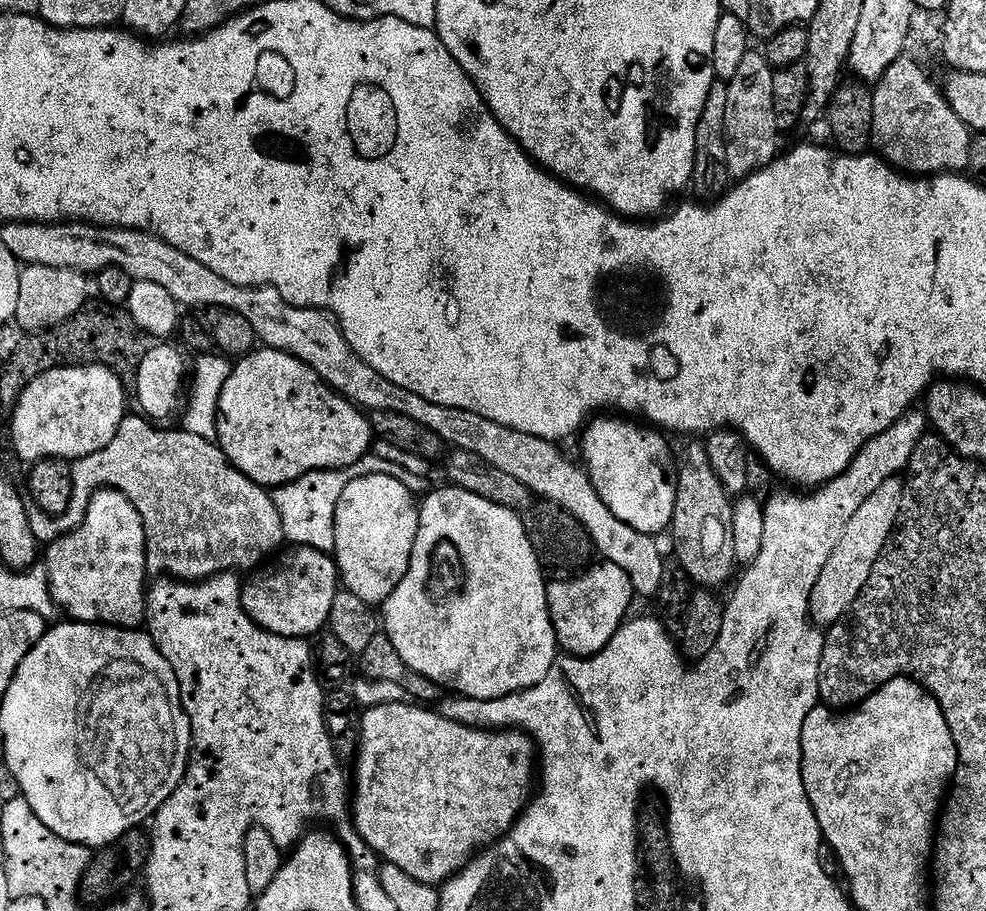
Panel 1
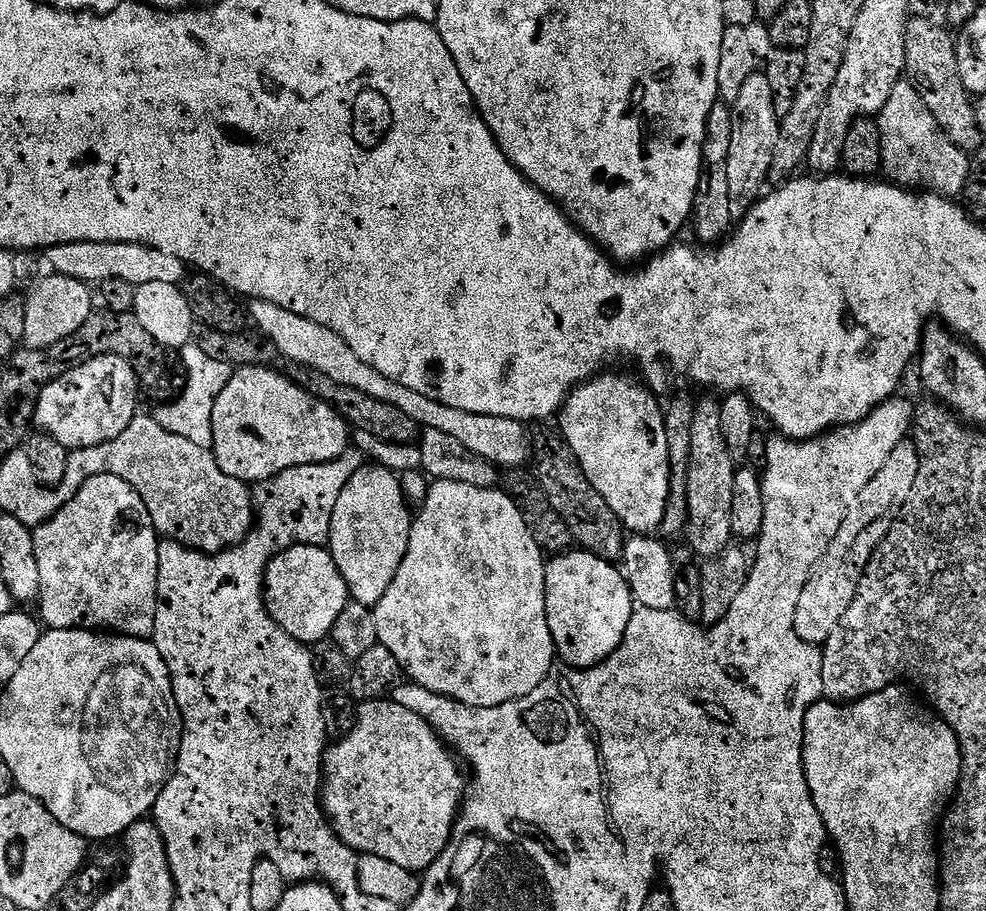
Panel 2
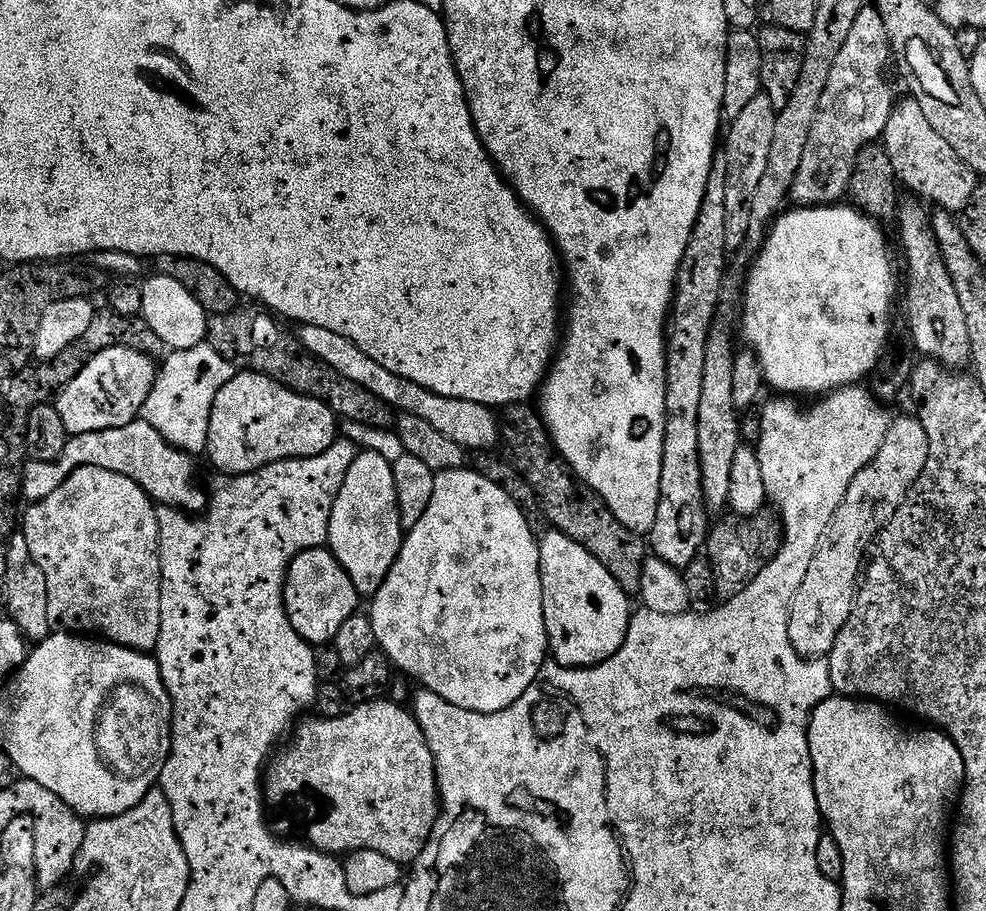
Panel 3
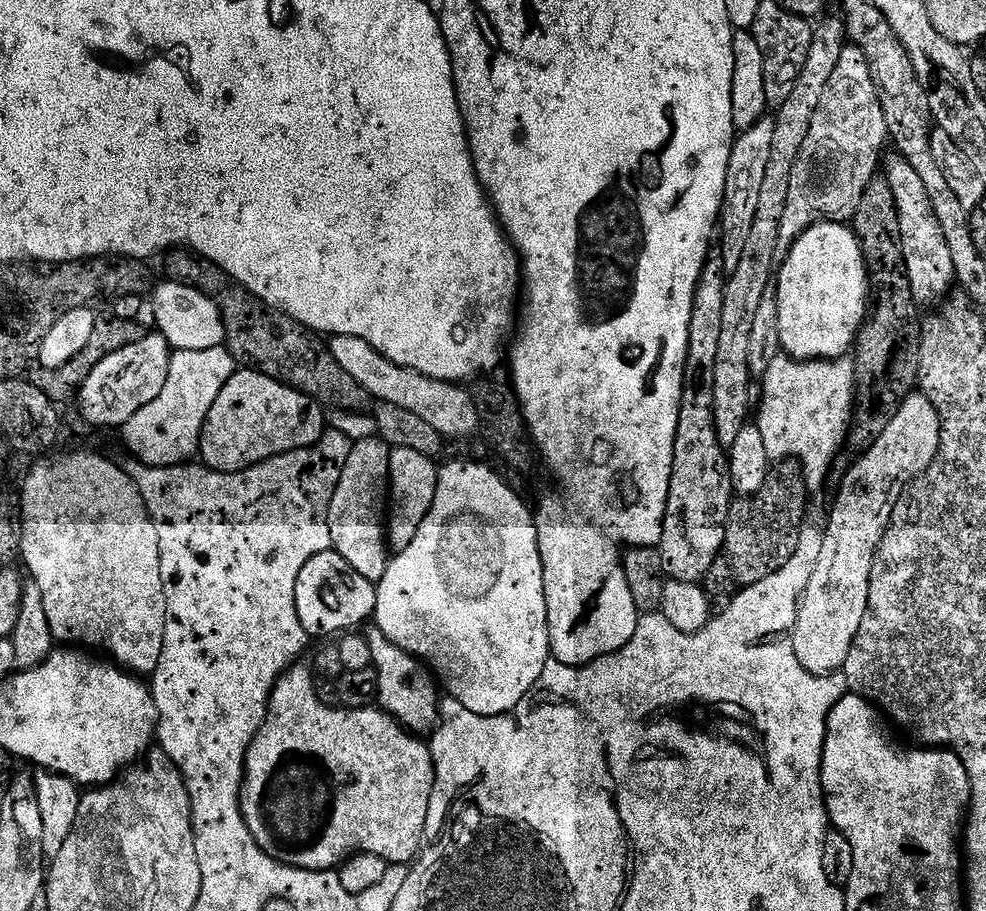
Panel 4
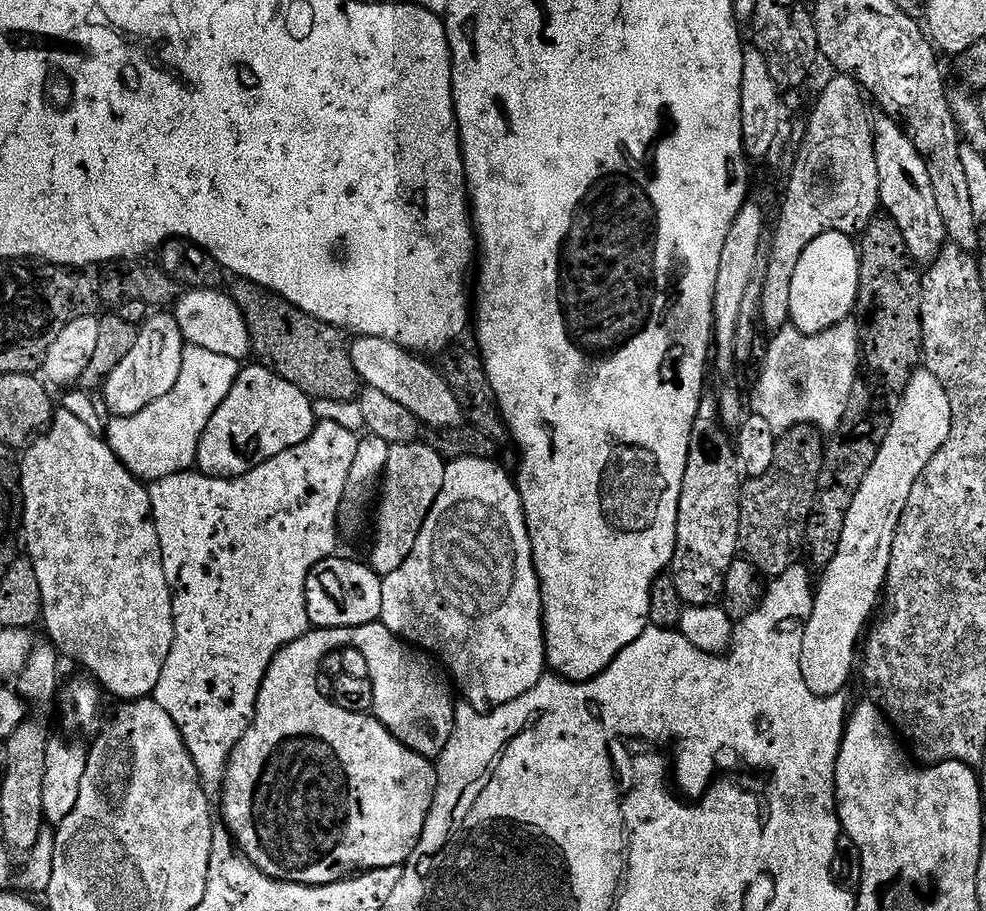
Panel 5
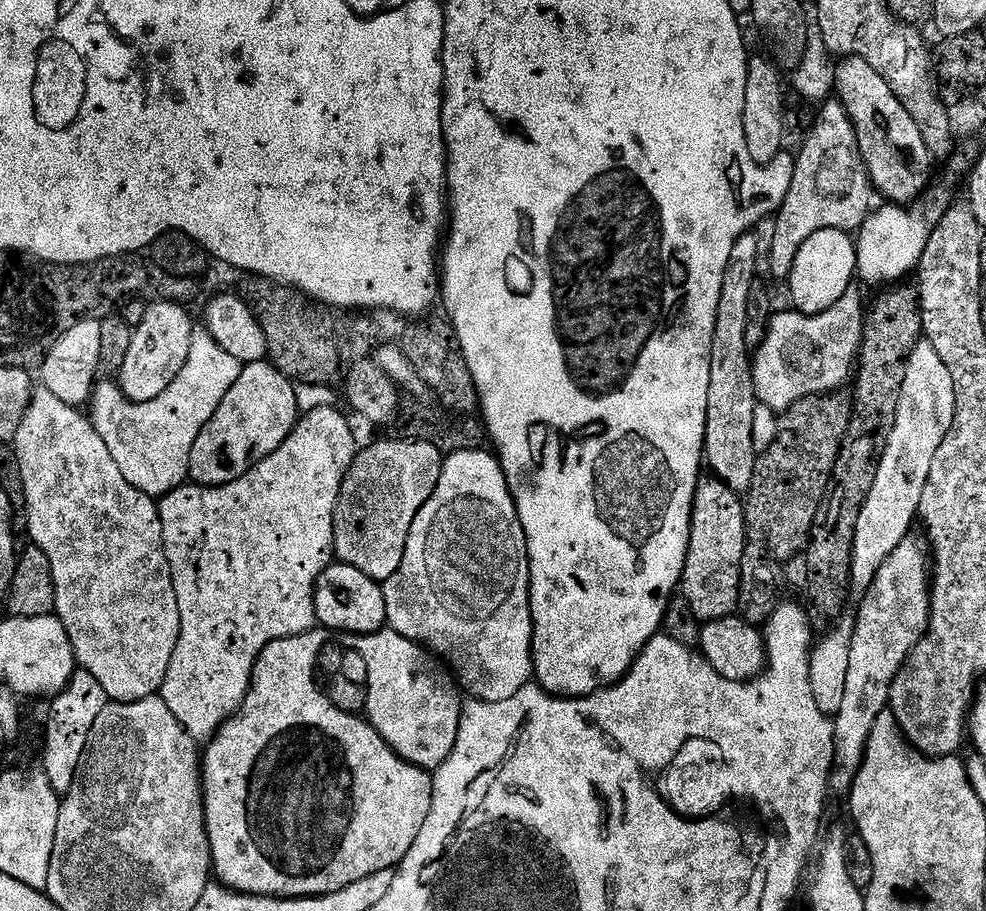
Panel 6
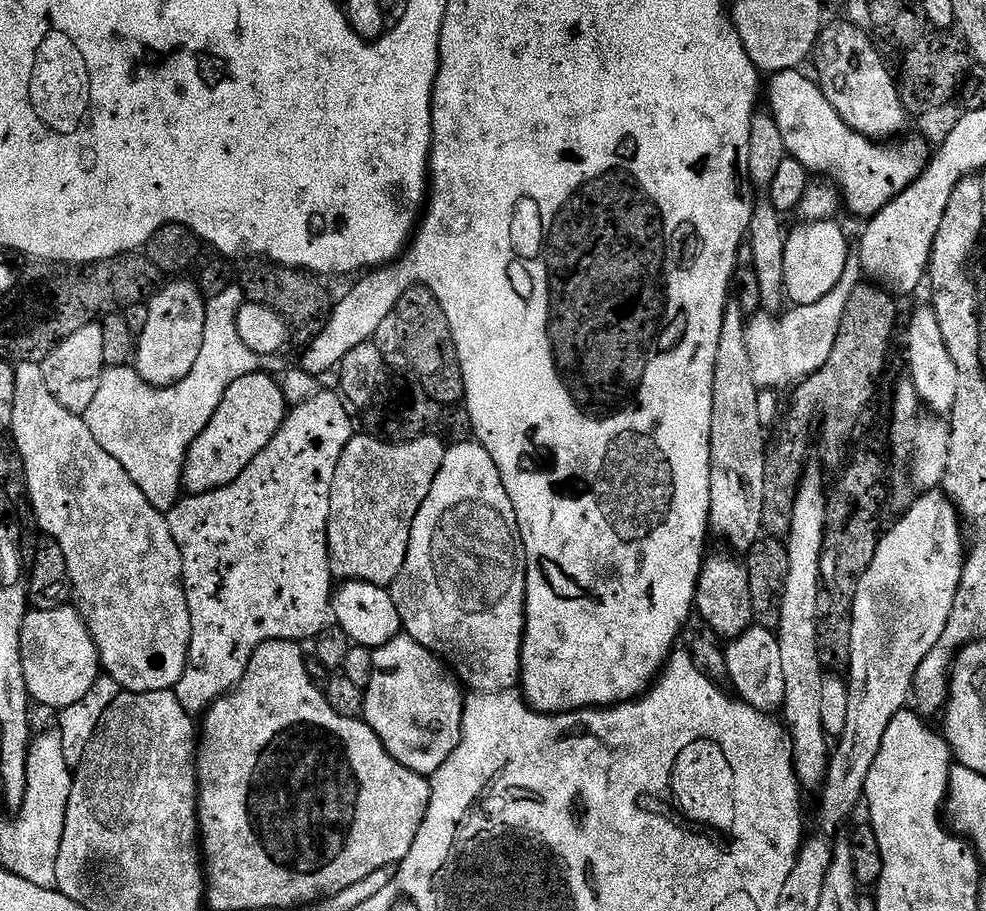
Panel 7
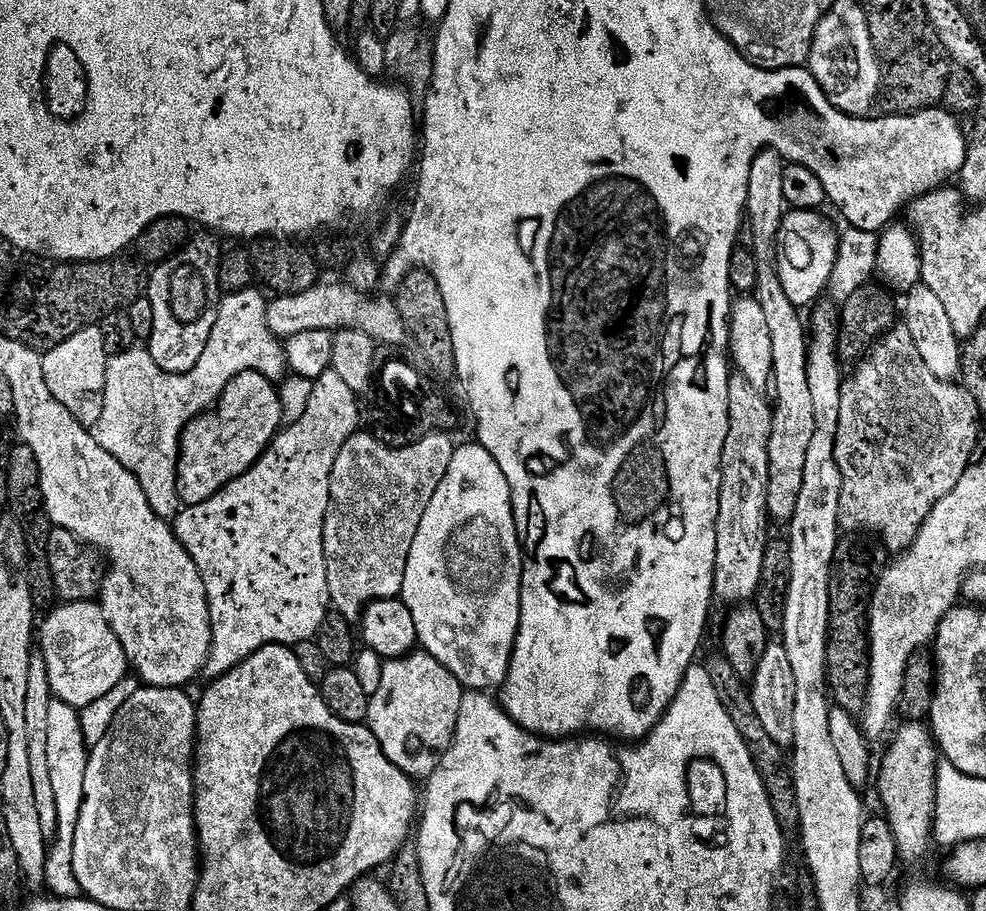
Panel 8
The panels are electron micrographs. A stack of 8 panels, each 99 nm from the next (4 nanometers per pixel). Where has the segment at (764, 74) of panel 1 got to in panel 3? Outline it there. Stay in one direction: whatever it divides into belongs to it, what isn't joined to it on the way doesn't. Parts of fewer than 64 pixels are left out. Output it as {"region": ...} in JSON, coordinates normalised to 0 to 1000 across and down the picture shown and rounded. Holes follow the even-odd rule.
{"region":[[[772,103],[769,108],[765,108],[765,112],[761,112],[761,116],[757,116],[757,121],[753,121],[753,125],[746,132],[741,133],[740,139],[737,142],[736,154],[738,149],[738,159],[733,159],[732,169],[736,173],[736,270],[739,274],[748,274],[757,266],[757,257],[761,252],[761,226],[765,223],[765,212],[769,209],[769,200],[773,200],[773,191],[777,191],[777,178],[781,178],[781,159],[785,157],[785,138],[787,137],[788,119],[785,112],[781,112],[781,108]]]}

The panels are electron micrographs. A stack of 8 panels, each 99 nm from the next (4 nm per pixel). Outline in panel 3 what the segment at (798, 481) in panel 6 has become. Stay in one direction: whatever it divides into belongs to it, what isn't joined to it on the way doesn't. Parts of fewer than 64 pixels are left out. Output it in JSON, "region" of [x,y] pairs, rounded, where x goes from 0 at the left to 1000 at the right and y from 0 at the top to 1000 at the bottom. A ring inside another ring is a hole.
{"region":[[[772,564],[761,566],[749,572],[730,571],[721,576],[716,609],[722,616],[722,630],[724,633],[724,650],[727,655],[741,656],[757,648],[773,630],[773,626],[789,608],[795,594],[795,581],[792,572],[786,565]]]}

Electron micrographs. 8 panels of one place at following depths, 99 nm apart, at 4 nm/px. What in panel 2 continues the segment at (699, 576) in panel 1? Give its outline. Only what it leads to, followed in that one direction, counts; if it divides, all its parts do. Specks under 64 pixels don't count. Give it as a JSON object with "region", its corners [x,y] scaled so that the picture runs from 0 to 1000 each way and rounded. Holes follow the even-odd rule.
{"region":[[[730,439],[709,440],[704,454],[704,469],[700,471],[700,503],[698,504],[698,577],[696,581],[697,600],[710,613],[728,610],[733,602],[743,596],[740,564],[744,555],[744,525],[748,509],[736,487],[736,476],[732,476],[732,450]]]}

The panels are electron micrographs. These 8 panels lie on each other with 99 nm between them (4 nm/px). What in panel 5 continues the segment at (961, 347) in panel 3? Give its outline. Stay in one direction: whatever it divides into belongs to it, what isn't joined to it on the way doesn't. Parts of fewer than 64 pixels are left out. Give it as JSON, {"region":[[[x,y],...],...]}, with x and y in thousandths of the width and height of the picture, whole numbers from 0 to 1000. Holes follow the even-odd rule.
{"region":[[[889,126],[884,134],[886,147],[886,173],[890,178],[890,204],[892,205],[892,228],[915,252],[915,261],[930,291],[940,292],[957,272],[961,263],[961,254],[955,244],[955,234],[951,232],[951,221],[947,217],[947,204],[943,204],[943,187],[939,187],[939,178],[935,169],[927,160],[927,156],[919,146],[912,132],[904,127]]]}

